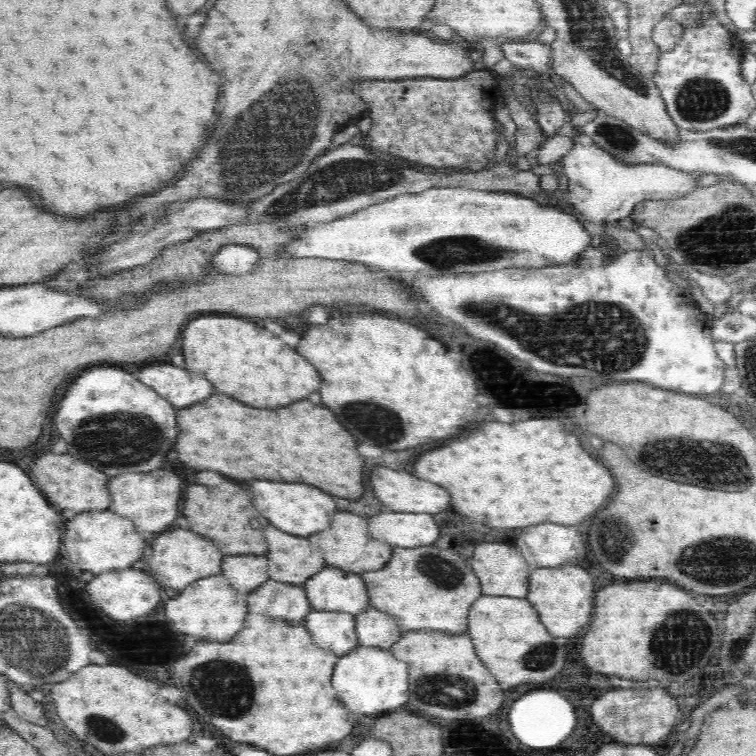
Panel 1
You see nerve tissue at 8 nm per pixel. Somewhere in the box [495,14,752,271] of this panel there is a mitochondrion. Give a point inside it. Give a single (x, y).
(701, 100)

